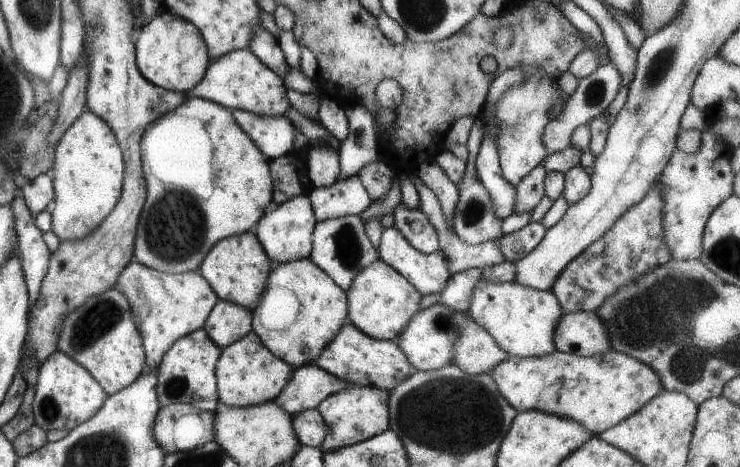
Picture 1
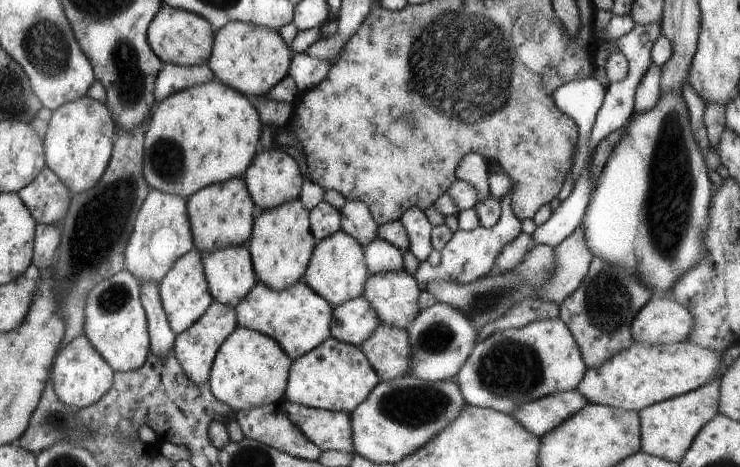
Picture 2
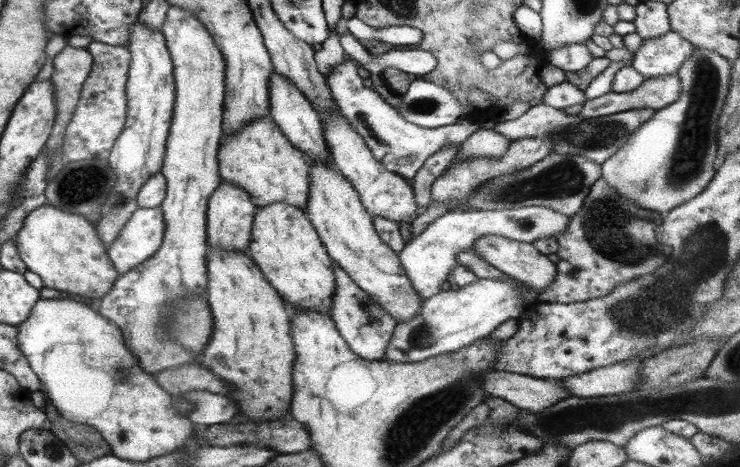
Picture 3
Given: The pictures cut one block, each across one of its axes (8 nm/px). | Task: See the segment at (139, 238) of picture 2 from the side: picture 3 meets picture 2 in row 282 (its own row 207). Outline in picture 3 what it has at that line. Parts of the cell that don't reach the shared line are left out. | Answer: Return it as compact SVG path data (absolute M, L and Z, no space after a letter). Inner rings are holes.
M159 206L137 207L106 250L117 276L120 277L141 262L152 258L159 249L164 230L165 224Z

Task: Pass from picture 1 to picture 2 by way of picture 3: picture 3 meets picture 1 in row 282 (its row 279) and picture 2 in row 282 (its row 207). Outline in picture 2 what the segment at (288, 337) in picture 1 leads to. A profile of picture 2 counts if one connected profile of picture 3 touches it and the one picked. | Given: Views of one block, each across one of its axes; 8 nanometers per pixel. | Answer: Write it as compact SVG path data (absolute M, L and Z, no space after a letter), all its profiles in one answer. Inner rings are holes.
M298 198L281 206L256 212L246 244L256 282L263 282L273 290L283 290L301 280L317 241L309 226L309 212Z

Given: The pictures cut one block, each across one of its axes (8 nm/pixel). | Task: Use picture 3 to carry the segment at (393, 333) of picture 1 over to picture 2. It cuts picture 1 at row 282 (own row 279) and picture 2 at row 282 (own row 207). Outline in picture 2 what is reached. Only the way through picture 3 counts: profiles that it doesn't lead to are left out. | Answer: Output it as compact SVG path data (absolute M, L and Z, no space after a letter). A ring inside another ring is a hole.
M341 229L331 236L326 236L323 240L316 241L302 277L305 284L332 307L361 296L363 282L368 277L361 245Z

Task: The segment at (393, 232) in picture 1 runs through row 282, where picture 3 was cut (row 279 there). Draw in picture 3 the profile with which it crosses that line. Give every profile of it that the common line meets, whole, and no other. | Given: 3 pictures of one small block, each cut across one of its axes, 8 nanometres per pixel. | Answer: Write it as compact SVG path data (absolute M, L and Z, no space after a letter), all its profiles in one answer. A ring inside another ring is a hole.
M527 206L513 210L453 209L430 222L421 234L405 242L397 258L412 282L415 292L418 292L423 300L440 291L439 287L446 281L448 270L457 265L457 252L472 248L472 242L477 237L499 235L531 243L536 238L556 236L565 228L567 221L567 216L543 206Z

